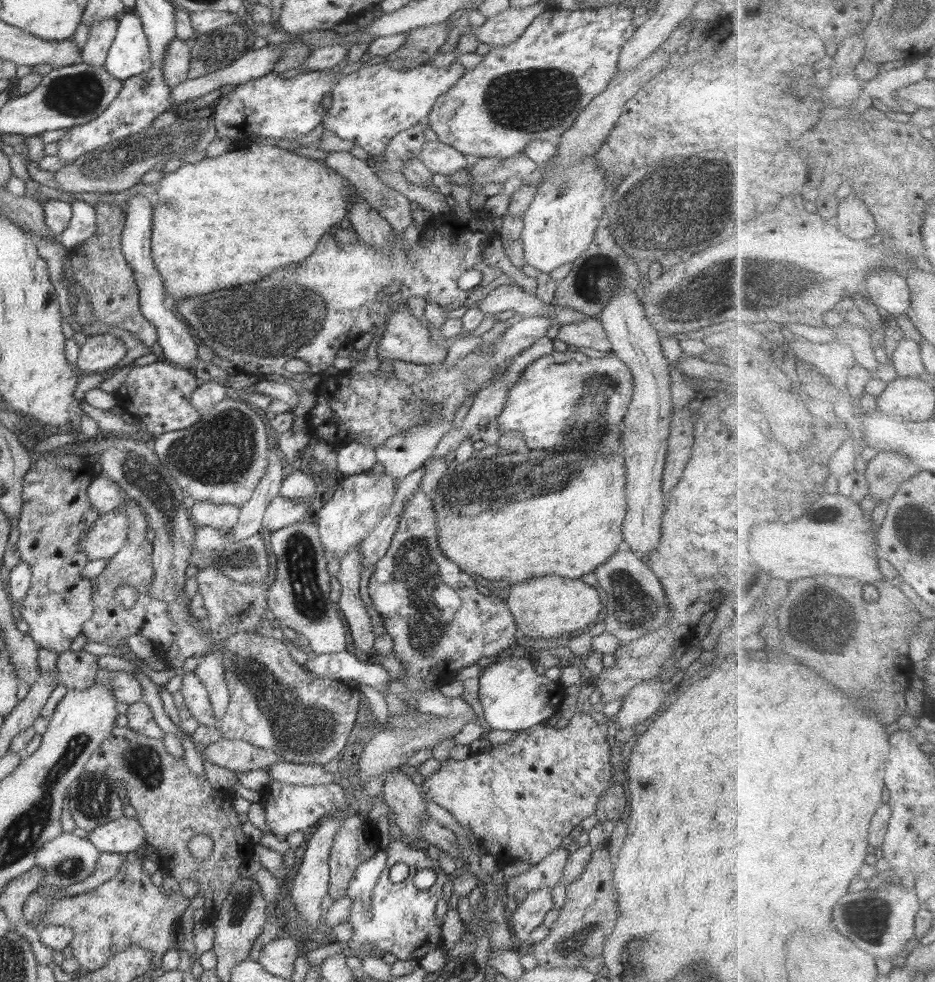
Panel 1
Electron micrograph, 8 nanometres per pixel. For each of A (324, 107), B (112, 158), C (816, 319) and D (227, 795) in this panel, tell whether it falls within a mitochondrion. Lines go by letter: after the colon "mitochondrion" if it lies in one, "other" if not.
A: other
B: mitochondrion
C: other
D: other

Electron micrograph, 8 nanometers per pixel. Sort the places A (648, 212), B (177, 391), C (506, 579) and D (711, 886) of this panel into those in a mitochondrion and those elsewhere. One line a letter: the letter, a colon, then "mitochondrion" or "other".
A: mitochondrion
B: other
C: other
D: other

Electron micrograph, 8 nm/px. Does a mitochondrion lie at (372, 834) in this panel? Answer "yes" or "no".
no

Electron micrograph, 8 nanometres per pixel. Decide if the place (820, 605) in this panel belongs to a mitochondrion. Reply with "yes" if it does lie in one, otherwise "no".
yes

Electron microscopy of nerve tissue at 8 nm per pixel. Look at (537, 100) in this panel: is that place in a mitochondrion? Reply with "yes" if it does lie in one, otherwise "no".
yes

